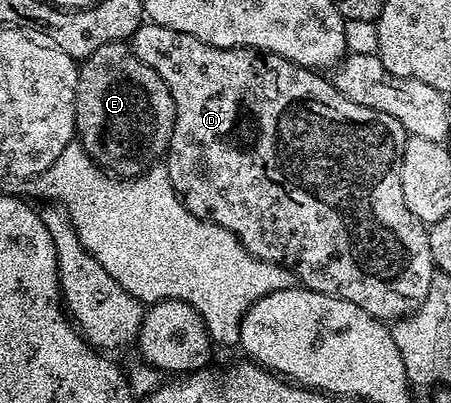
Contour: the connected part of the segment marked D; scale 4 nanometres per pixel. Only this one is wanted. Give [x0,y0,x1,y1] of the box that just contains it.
[131,22,435,322]

